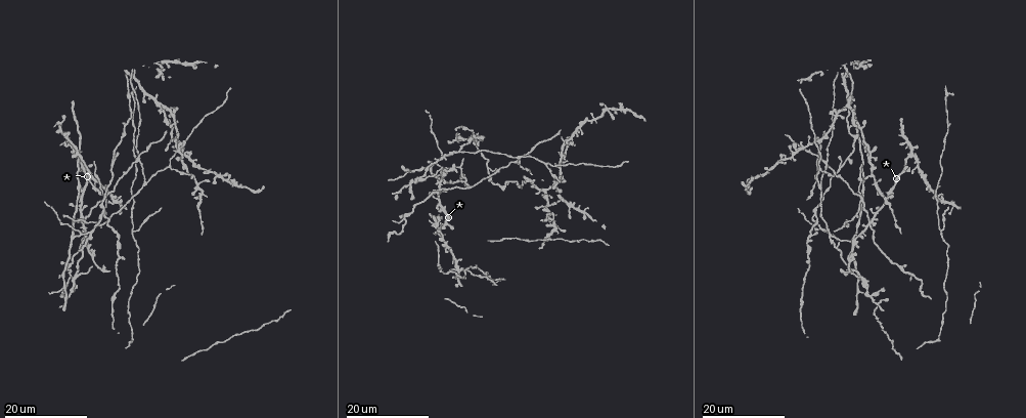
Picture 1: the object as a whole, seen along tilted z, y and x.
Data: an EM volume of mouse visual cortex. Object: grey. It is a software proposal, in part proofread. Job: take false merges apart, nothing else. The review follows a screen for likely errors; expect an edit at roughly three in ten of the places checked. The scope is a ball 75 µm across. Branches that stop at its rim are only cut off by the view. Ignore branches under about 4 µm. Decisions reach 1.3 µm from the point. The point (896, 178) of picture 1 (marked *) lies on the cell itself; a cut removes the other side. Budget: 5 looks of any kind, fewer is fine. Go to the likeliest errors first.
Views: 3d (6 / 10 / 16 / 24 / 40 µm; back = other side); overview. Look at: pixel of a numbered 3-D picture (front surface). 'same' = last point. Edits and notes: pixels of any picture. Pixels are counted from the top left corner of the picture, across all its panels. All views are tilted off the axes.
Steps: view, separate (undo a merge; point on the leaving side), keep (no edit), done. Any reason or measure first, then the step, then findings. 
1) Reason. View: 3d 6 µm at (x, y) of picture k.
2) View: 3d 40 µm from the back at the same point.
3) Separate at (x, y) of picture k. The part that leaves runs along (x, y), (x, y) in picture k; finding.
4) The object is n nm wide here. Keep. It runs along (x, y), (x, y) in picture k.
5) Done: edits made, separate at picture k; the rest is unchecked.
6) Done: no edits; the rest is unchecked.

Side arm on a straight run. View: 3d 16 µm at (133, 230) of picture 1.

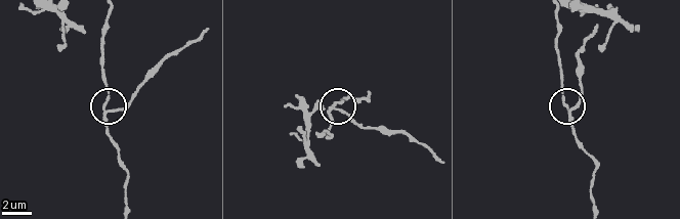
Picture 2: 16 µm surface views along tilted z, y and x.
View: 3d 6 µm at (105, 109) of picture 2.

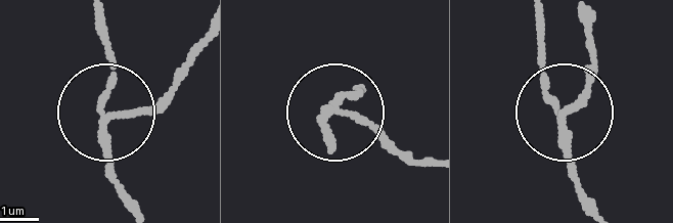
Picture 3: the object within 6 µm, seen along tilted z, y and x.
The side arm is 10 µm long. Separate at (160, 107) of picture 3. The part that leaves runs along (108, 115), (161, 95), (204, 37) in picture 3; a second cell is stuck on.

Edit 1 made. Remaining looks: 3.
View: overview.

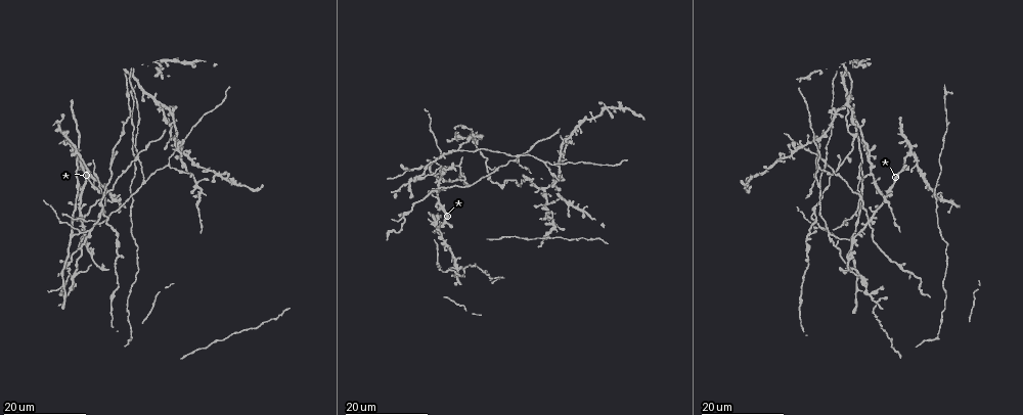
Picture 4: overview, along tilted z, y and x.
Three arms meet. View: 3d 24 µm at (819, 183) of picture 4.

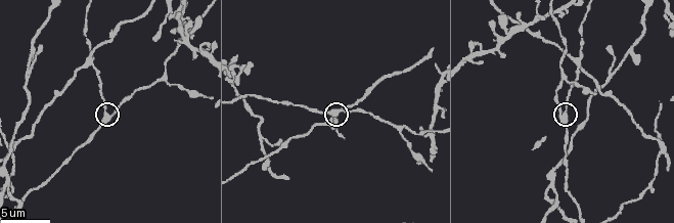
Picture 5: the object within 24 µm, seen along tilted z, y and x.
View: 3d 6 µm at (110, 116) of picture 5.

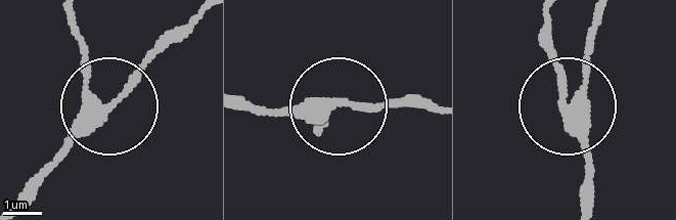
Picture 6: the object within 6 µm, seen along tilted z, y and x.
The object is 290 nm wide here. Keep. It runs along (600, 15), (573, 99), (548, 26) in picture 6; one cell here.

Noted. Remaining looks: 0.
Done: edits made, separate at picture 3; the rest is unchecked.

